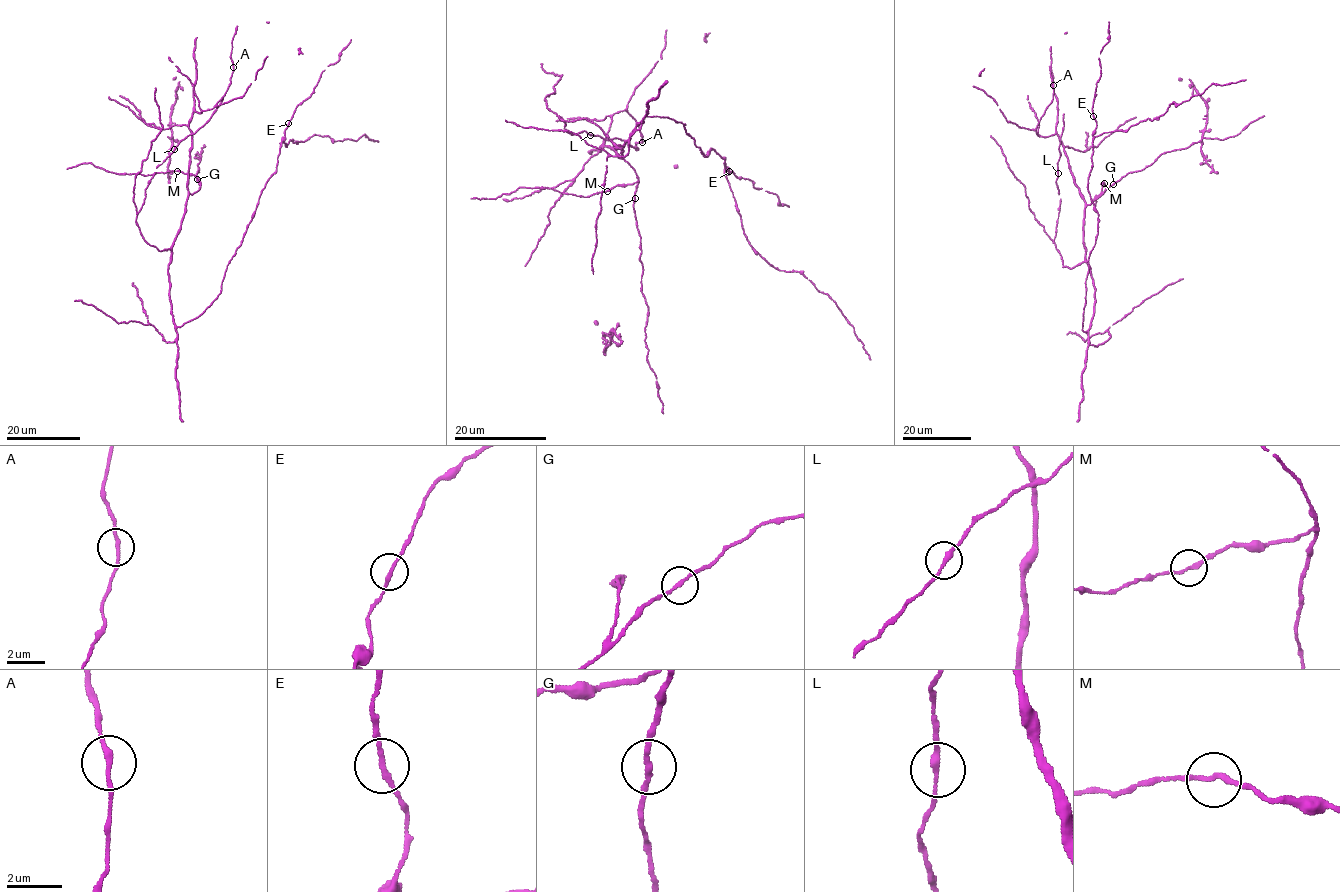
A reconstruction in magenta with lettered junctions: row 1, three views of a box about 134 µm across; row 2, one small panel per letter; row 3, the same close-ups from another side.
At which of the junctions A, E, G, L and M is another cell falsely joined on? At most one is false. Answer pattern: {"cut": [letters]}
{"cut": []}

